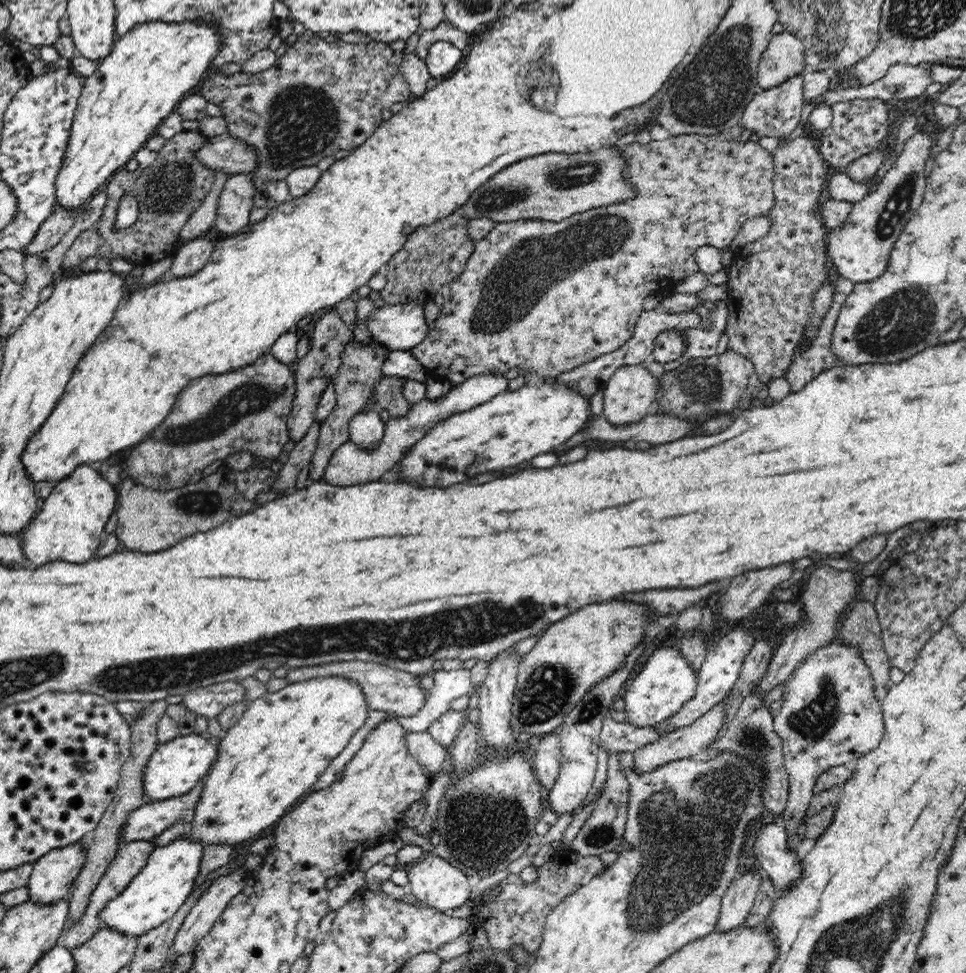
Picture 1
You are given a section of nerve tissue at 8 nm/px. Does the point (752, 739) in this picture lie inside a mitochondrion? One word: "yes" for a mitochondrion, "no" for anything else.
yes

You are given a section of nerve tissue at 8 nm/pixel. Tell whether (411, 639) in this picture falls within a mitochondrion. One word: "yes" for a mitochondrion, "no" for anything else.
yes

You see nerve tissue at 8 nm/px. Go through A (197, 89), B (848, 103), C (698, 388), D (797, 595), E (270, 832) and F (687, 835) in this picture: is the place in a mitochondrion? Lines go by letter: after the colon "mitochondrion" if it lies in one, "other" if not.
A: other
B: other
C: mitochondrion
D: other
E: other
F: mitochondrion

